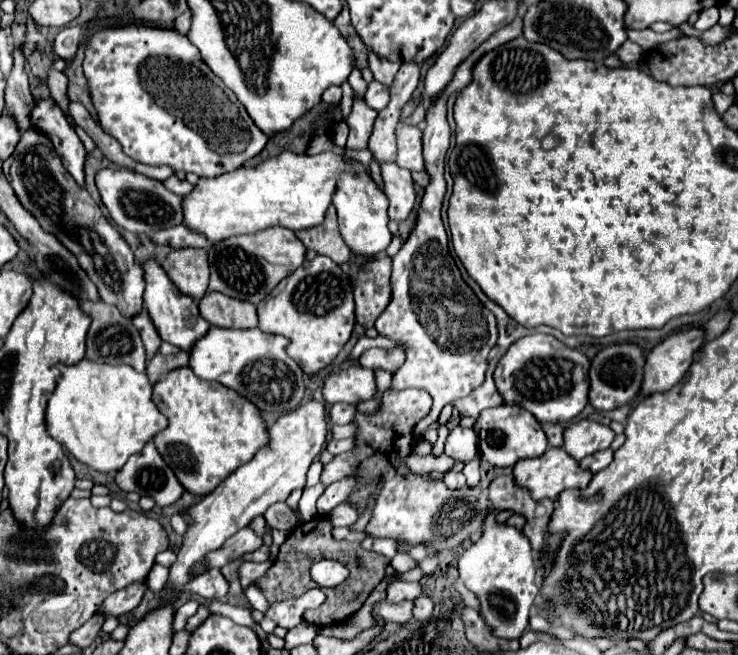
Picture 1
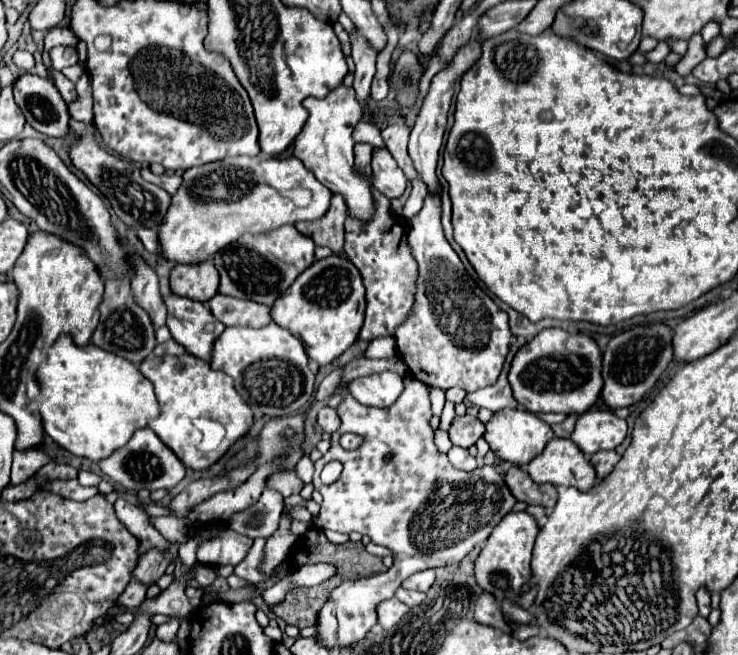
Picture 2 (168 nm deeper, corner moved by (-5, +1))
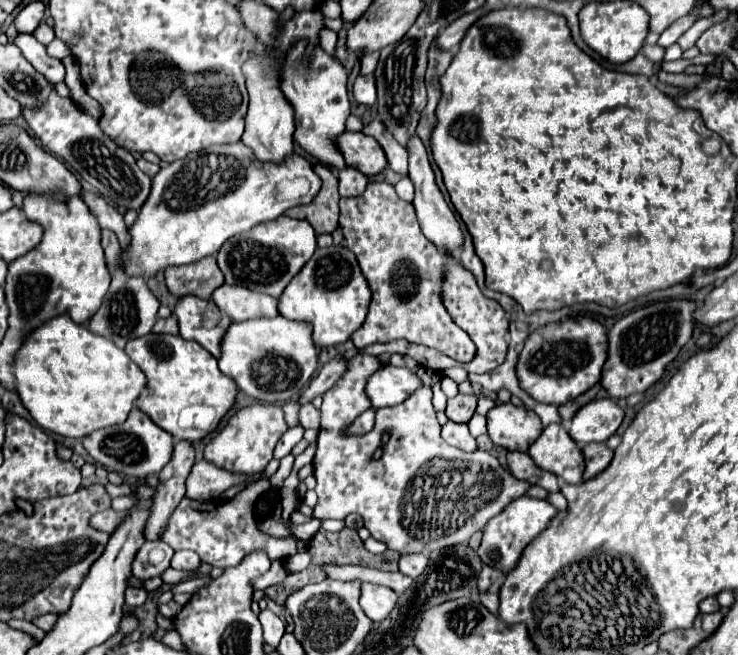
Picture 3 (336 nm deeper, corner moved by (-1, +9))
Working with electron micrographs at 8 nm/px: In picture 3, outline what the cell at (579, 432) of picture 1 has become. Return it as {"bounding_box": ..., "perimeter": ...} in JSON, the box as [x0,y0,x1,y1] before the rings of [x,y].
{"bounding_box":[571,398,623,446],"perimeter":[[[601,398],[585,404],[571,422],[571,438],[583,446],[589,442],[609,440],[623,422],[621,406],[611,398]]]}

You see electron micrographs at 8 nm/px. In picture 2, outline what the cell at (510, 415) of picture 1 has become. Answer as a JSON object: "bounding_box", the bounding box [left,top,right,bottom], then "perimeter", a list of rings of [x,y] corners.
{"bounding_box":[485,408,553,468],"perimeter":[[[503,408],[503,410],[495,412],[493,418],[485,426],[487,426],[485,440],[489,442],[495,456],[499,456],[501,460],[507,460],[515,466],[521,466],[521,468],[525,468],[537,454],[541,454],[543,448],[547,446],[547,442],[553,438],[553,430],[549,424],[545,424],[535,414],[521,410],[521,408],[515,408],[515,410]]]}

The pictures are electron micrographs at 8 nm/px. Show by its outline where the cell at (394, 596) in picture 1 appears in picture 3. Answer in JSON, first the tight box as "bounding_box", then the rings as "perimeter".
{"bounding_box":[399,554,427,578],"perimeter":[[[403,554],[399,558],[399,572],[403,572],[409,578],[417,578],[427,568],[427,556],[425,554]]]}

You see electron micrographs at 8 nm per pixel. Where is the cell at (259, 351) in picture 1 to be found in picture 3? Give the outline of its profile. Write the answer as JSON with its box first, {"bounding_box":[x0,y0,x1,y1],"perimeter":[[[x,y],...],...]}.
{"bounding_box":[219,316,317,404],"perimeter":[[[281,316],[233,322],[221,340],[219,368],[237,382],[239,390],[257,402],[285,404],[289,400],[297,400],[297,396],[309,384],[313,372],[317,370],[317,350],[305,322],[293,322]]]}

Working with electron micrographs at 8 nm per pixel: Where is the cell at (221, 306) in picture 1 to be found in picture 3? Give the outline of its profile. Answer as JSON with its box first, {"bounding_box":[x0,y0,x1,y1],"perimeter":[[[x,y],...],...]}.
{"bounding_box":[213,284,277,322],"perimeter":[[[223,284],[213,292],[213,302],[233,320],[233,322],[243,322],[251,318],[273,318],[277,316],[277,300],[253,292],[243,286],[229,286]]]}

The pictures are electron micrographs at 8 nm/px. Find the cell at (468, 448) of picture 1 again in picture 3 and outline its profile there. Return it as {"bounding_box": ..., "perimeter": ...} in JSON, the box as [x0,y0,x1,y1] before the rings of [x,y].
{"bounding_box":[447,394,477,424],"perimeter":[[[457,394],[455,398],[451,398],[447,402],[447,418],[451,422],[457,422],[457,424],[467,424],[473,414],[475,414],[475,406],[477,406],[477,398],[475,396],[465,396],[465,394]]]}

